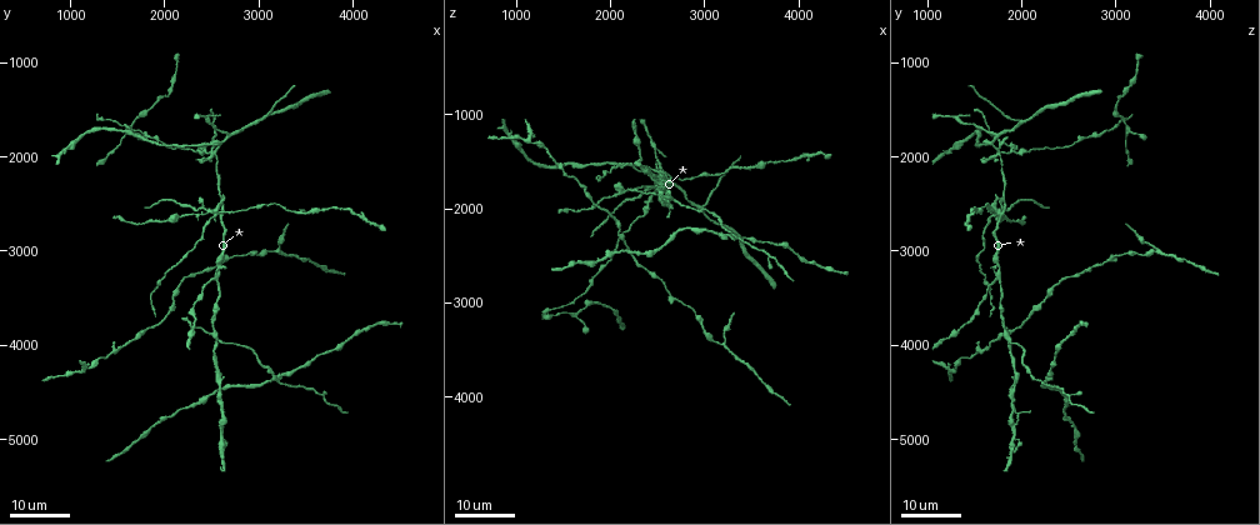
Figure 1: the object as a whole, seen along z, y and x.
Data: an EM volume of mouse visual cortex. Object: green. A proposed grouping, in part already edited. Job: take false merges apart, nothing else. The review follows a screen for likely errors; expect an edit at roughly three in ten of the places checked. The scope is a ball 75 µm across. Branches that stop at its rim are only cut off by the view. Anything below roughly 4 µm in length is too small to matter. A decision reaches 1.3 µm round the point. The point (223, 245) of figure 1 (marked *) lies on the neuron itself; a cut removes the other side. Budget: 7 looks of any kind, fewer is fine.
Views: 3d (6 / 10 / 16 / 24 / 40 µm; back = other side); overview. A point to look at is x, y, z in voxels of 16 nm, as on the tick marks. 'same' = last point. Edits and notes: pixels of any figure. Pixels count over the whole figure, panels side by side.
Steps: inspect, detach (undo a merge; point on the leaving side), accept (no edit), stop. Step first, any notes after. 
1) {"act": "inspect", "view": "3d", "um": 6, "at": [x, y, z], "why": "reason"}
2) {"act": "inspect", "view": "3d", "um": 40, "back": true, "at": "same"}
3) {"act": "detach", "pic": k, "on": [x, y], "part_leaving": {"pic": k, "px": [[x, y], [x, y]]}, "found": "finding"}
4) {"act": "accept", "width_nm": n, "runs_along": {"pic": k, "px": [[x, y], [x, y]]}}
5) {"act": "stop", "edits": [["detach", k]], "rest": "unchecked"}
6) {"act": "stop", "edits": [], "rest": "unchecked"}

{"act": "inspect", "view": "3d", "um": 24, "at": [2480, 3880, 1880], "why": "side arm on a straight run"}

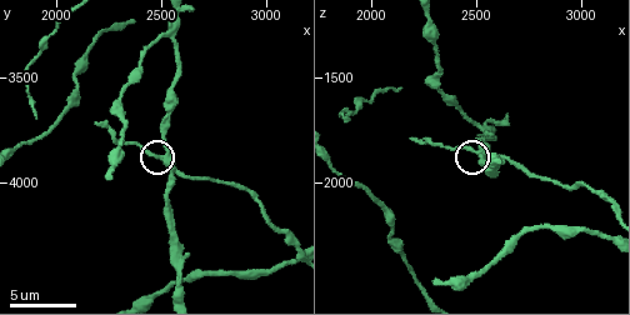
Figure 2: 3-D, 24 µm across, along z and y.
{"act": "inspect", "view": "3d", "um": 6, "at": [2500, 3890, 1850]}

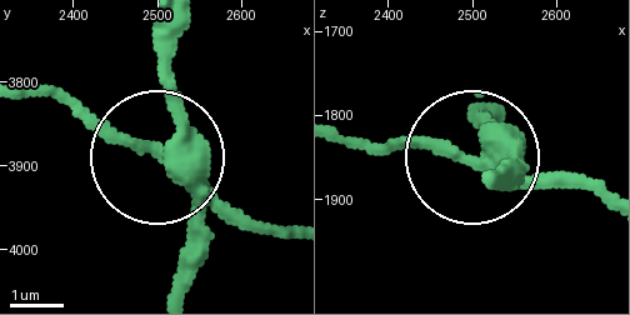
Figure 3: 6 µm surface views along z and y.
{"act": "inspect", "view": "3d", "um": 6, "back": true, "at": [2495, 3880, 1855], "why": "other side"}

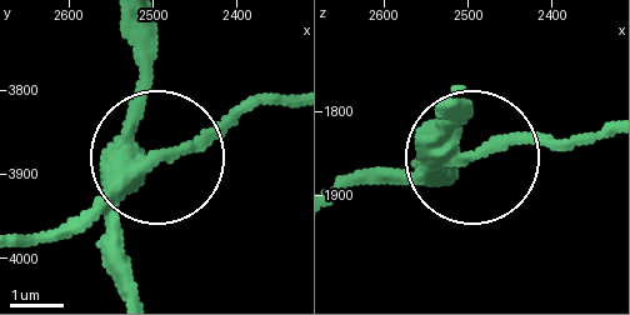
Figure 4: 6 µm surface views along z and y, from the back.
{"act": "detach", "pic": 4, "on": [63, 238], "arms": 3, "part_leaving": {"pic": 4, "px": [[115, 188], [25, 236]]}, "found": "a second neuron is stuck on"}

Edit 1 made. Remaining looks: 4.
{"act": "inspect", "view": "overview"}

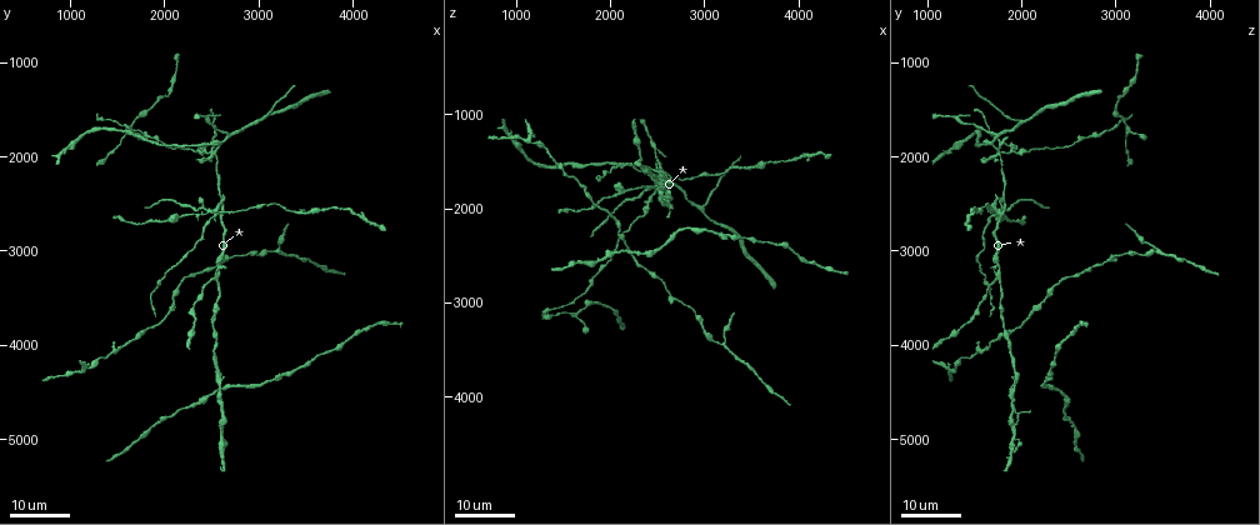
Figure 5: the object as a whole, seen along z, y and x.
{"act": "inspect", "view": "3d", "um": 16, "at": [3000, 1640, 1980], "why": "three arms meet"}

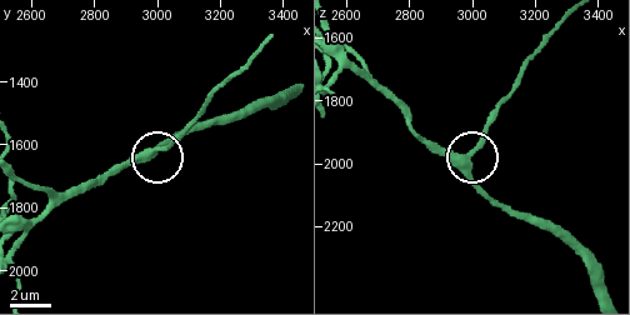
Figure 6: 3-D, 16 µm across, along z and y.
{"act": "inspect", "view": "3d", "um": 6, "at": [2990, 1620, 1980]}

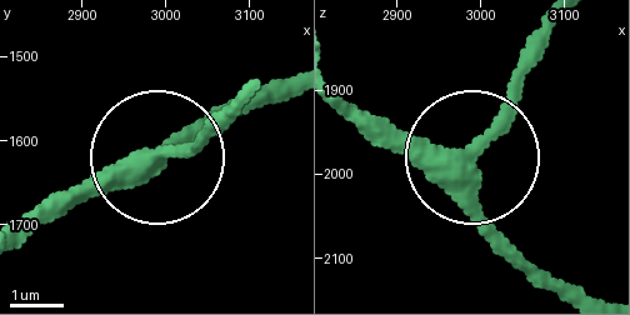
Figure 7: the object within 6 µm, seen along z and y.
{"act": "inspect", "view": "3d", "um": 6, "back": true, "at": [2985, 1620, 1990]}

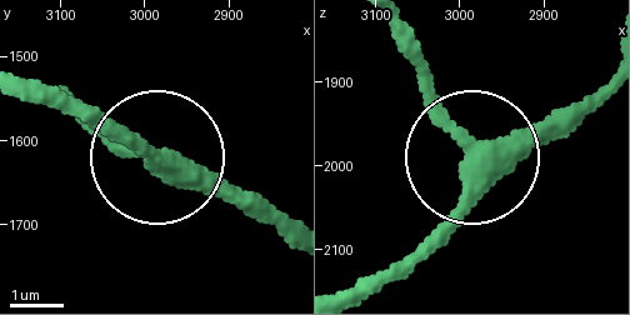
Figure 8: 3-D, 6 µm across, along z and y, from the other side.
{"act": "accept", "arms": 3, "runs_along": {"pic": 8, "px": [[289, 218], [91, 136]]}, "found": "continuous, no second neuron"}

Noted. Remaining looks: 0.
{"act": "stop", "edits": [["detach", 4]], "rest": "unchecked"}

